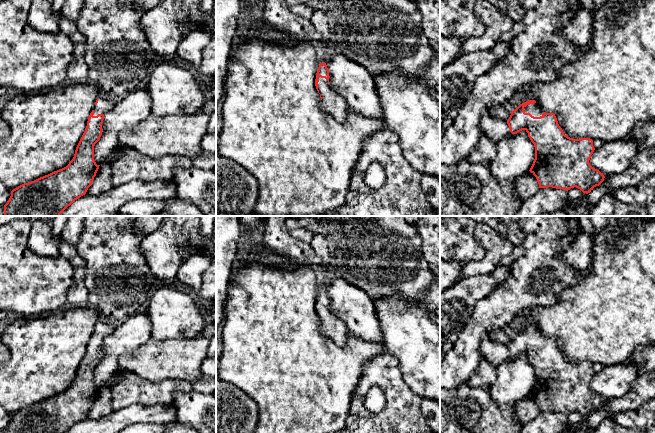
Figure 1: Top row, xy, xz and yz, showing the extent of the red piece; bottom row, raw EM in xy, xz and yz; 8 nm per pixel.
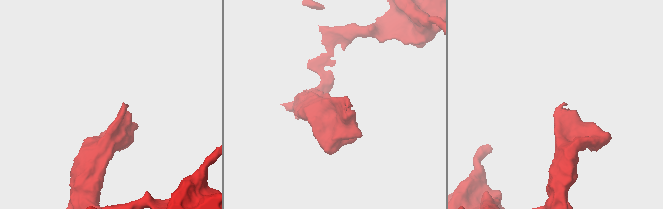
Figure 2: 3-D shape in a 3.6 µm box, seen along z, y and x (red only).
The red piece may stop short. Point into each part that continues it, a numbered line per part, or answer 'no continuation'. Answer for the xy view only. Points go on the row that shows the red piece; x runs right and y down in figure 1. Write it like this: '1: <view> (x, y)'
1: xy (103, 105)

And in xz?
1: xz (332, 102)

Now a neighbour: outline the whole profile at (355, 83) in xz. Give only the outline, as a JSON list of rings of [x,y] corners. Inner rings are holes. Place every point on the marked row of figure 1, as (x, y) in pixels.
[[[334,52],[329,54],[325,63],[331,87],[345,98],[353,111],[365,117],[384,120],[373,76],[365,67]]]

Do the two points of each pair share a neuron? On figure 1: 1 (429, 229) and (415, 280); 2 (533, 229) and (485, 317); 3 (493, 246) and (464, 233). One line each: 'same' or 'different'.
1: different
2: same
3: different

